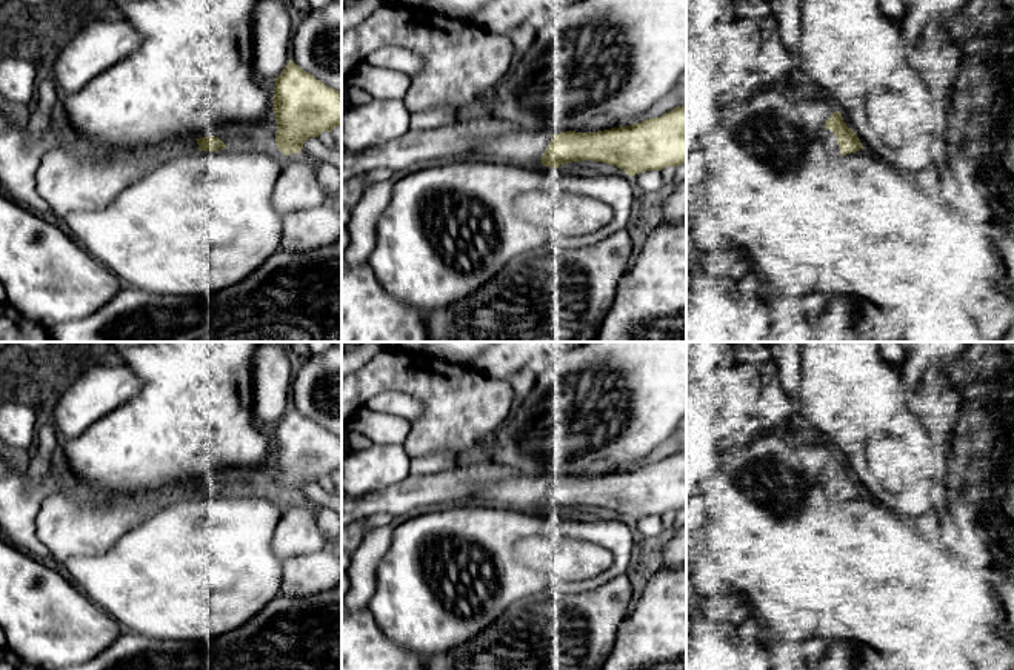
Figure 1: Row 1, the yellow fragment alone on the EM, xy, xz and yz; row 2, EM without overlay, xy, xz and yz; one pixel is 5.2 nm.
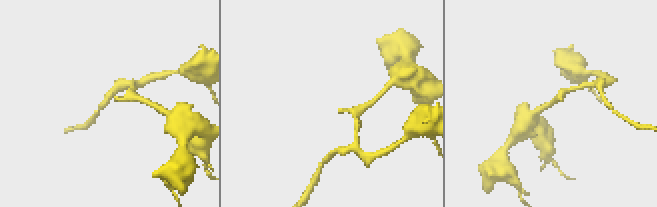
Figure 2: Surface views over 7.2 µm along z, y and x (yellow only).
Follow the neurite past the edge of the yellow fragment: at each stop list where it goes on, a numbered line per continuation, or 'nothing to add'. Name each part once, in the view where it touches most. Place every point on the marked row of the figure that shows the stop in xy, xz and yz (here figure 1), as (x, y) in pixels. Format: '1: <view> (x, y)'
1: yz (830, 140)

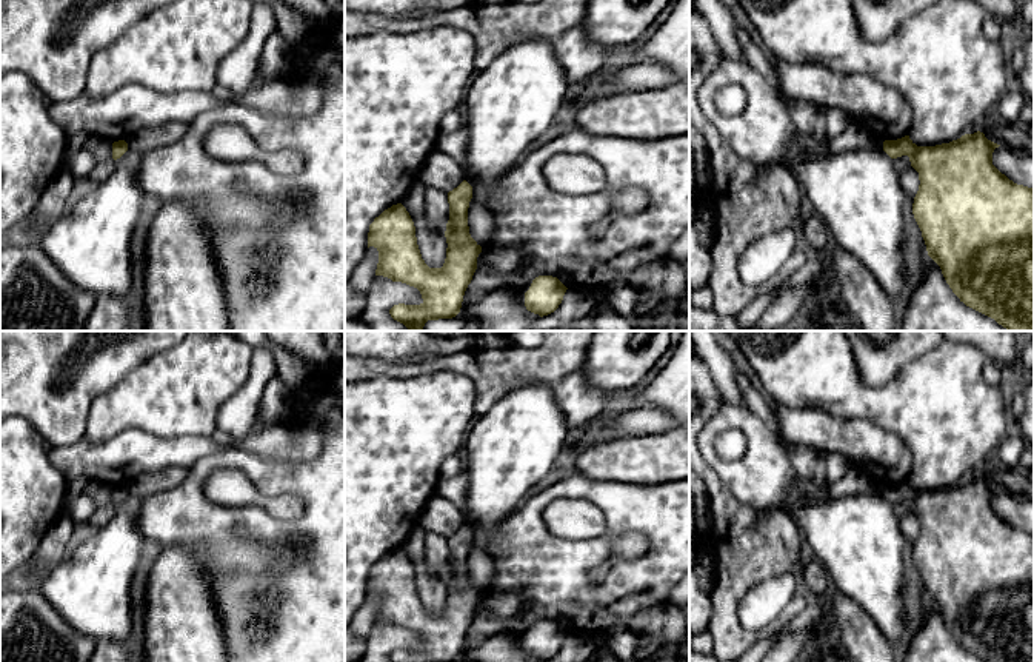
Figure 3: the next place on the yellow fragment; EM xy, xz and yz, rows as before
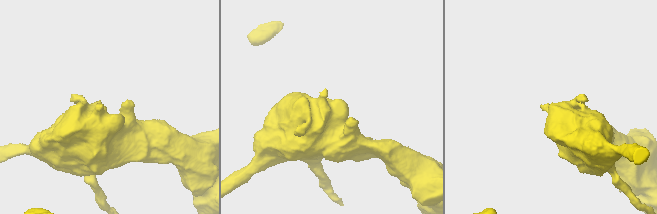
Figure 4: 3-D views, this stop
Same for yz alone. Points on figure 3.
nothing to add

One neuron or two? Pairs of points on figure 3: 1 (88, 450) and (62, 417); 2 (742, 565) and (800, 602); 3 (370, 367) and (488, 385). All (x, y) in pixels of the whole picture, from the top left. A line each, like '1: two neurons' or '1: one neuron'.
1: two neurons
2: one neuron
3: one neuron

